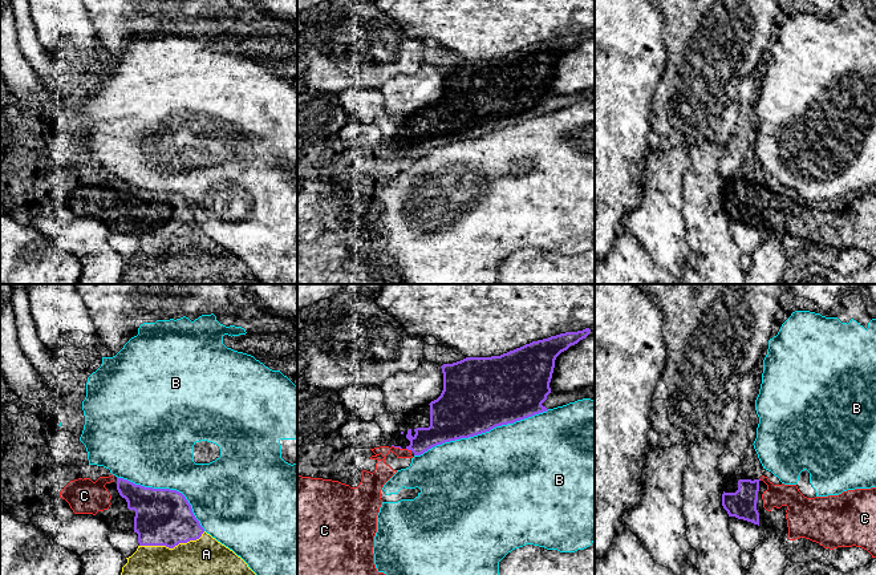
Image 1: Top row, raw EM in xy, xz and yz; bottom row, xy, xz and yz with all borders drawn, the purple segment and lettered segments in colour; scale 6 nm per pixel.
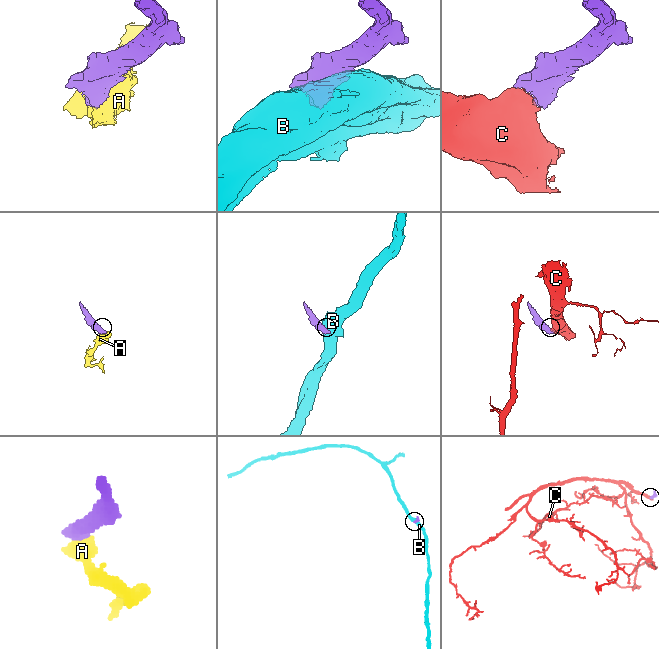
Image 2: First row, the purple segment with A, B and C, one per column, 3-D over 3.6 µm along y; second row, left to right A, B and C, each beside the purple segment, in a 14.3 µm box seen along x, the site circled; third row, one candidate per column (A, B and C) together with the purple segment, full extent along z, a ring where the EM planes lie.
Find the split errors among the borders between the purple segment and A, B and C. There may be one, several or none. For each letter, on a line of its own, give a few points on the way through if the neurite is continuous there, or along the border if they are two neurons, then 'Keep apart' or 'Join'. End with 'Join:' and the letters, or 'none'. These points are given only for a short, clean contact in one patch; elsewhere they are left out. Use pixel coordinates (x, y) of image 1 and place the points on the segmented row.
A: Keep apart
B: Keep apart
C: Join
Join: C

